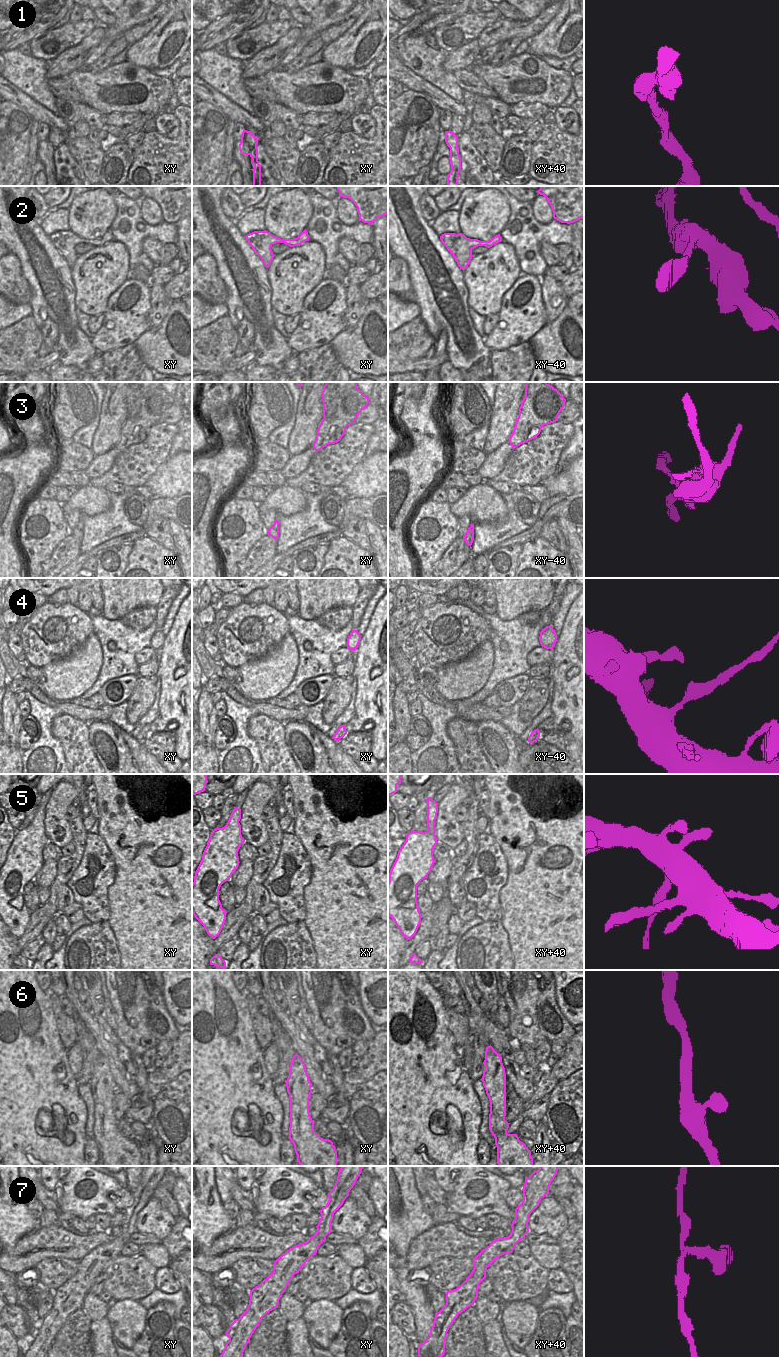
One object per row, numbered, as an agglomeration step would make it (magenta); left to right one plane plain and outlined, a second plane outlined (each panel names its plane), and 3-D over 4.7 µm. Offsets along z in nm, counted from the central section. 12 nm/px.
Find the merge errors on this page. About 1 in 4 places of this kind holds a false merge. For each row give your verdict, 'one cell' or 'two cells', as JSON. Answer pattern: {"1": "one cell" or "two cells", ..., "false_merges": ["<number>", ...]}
{"1": "one cell", "2": "one cell", "3": "two cells", "4": "two cells", "5": "one cell", "6": "one cell", "7": "one cell", "false_merges": ["3", "4"]}

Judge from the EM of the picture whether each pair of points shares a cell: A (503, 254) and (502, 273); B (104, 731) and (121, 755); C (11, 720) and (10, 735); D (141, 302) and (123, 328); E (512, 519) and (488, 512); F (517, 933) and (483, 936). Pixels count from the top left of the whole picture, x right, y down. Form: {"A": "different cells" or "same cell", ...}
{"A": "same cell", "B": "same cell", "C": "same cell", "D": "same cell", "E": "different cells", "F": "different cells"}

